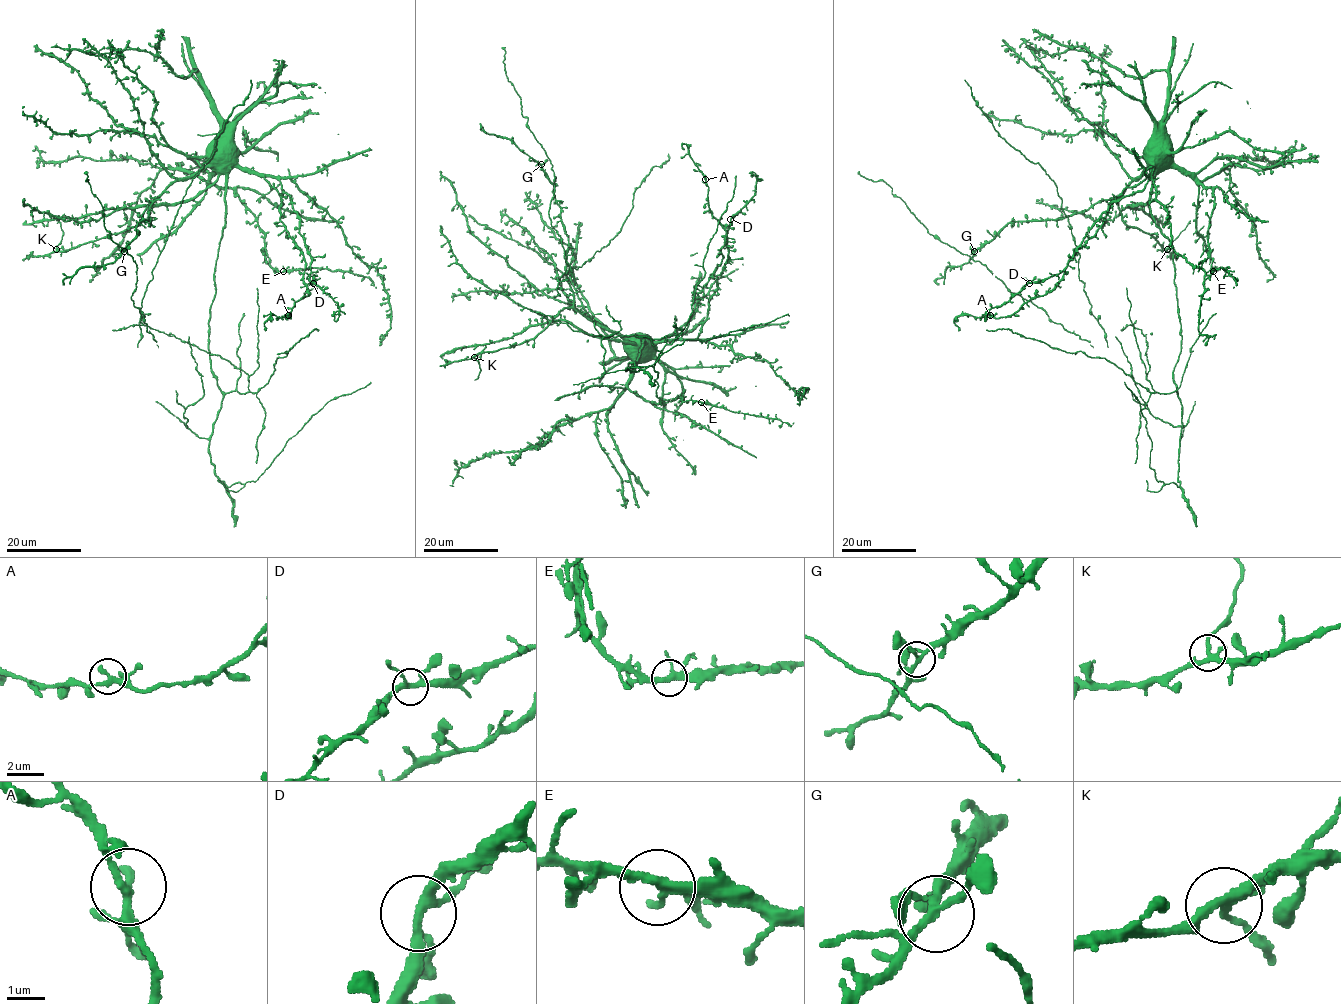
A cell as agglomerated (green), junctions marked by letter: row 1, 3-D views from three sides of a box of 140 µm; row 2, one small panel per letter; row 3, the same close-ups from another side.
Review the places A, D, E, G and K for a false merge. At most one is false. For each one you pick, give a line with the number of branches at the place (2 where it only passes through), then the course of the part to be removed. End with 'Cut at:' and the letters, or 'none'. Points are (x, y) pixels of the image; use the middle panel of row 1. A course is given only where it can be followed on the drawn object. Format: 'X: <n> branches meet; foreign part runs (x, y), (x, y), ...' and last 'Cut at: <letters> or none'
Cut at: none

